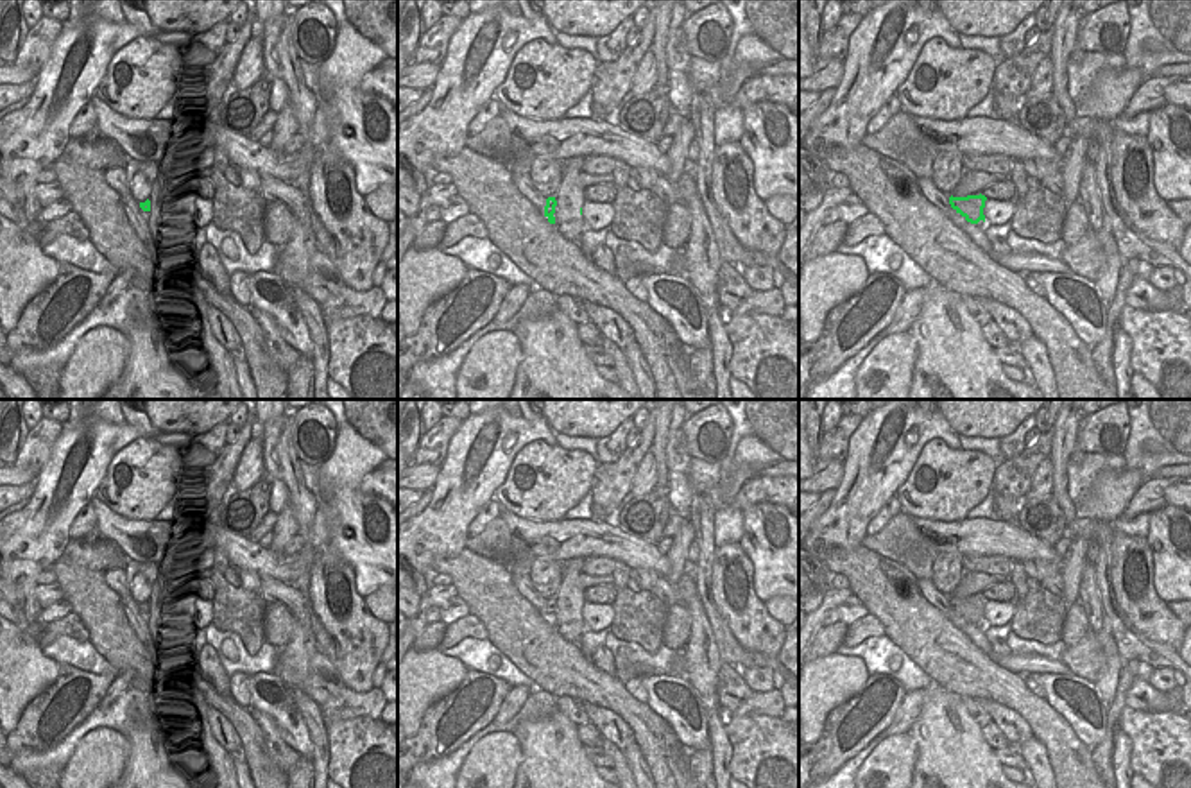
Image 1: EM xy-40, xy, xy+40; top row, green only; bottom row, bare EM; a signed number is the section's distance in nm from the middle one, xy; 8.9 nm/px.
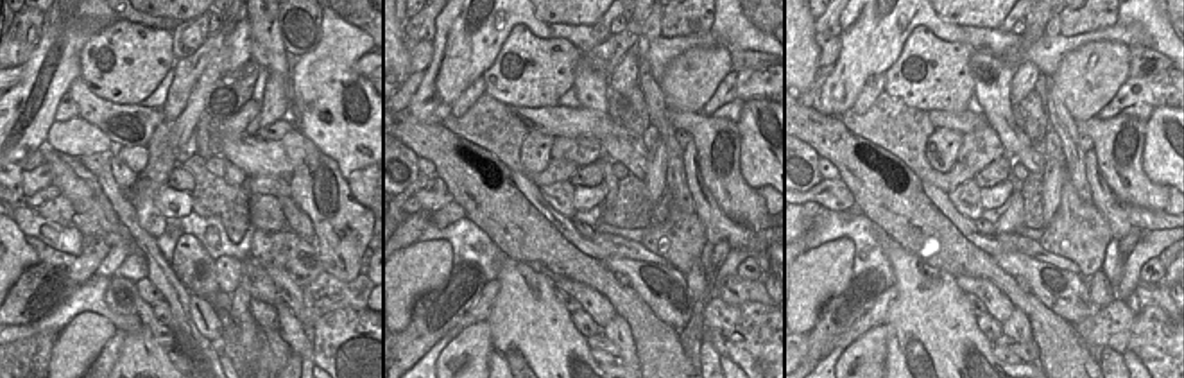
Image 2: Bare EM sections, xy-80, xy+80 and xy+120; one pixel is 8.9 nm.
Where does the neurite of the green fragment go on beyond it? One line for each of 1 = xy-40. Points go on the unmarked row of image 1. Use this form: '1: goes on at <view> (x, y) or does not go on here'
1: does not go on here

